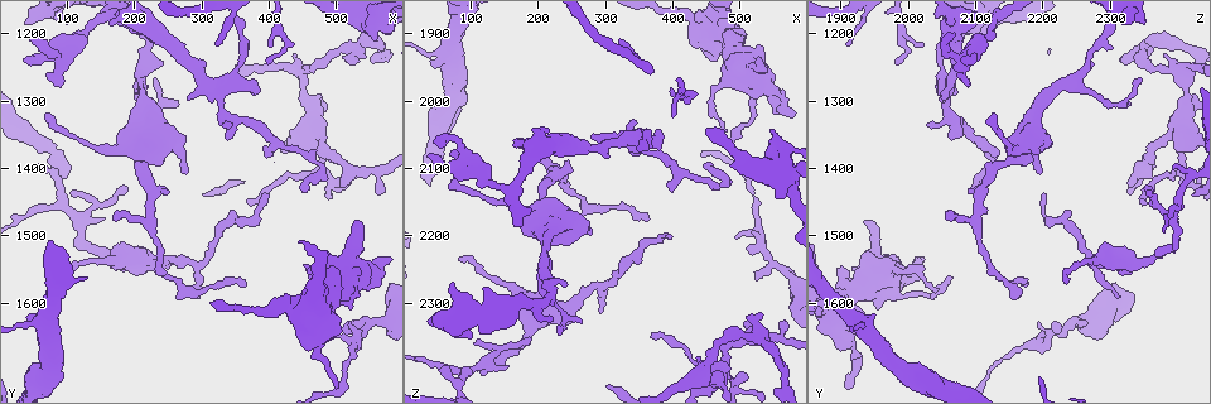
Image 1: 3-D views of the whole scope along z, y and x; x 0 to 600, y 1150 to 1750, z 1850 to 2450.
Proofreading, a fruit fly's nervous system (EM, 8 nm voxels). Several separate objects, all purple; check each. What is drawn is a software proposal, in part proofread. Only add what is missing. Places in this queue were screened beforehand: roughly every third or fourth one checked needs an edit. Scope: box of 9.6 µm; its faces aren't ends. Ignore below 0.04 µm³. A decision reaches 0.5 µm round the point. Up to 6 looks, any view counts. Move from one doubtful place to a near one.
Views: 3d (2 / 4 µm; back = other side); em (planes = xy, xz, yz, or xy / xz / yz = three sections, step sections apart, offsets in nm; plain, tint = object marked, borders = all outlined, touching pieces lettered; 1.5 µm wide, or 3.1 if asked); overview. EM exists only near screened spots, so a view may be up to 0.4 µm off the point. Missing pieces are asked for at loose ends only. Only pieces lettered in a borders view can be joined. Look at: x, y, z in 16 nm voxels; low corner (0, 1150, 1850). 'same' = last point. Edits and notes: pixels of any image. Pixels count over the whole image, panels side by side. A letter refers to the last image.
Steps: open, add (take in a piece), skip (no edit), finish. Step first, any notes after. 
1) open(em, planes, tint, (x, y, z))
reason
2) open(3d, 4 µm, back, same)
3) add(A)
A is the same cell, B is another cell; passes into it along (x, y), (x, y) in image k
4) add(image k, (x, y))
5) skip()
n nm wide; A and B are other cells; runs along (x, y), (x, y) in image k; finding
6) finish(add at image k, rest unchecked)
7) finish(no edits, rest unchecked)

open(em, planes, borders, (85, 1280, 2090))
thick end

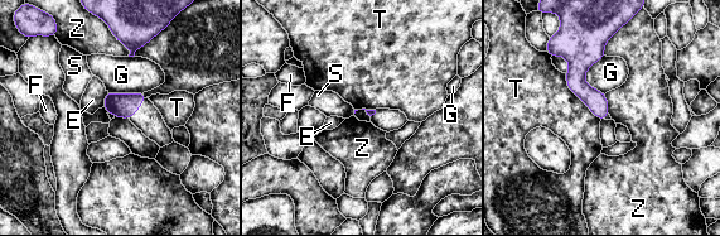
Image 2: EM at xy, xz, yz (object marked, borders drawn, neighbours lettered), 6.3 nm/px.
skip()
T touches over 380 nm; E, F, G, S, T and Z are other cells; runs along (593, 48), (579, 86), (602, 116) in image 2; none of them fits

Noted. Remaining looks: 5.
open(em, planes, borders, (85, 1565, 2235))
thin end

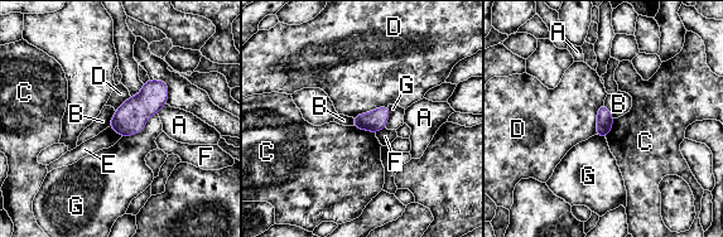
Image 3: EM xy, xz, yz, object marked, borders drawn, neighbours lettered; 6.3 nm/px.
skip()
A, B, C, D, E, F and G are other cells; border along (387, 105), (360, 112), (352, 117) in image 3; none of them fits

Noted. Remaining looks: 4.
open(em, planes, borders, (290, 1595, 2315))
an open end

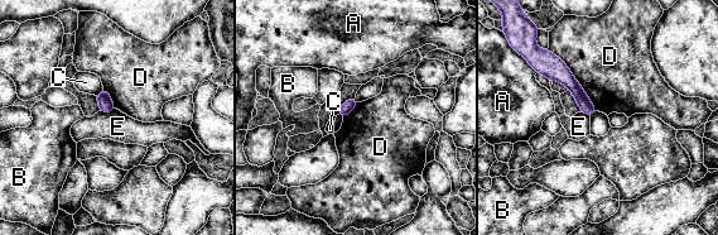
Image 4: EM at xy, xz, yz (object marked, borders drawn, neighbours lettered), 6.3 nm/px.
skip()
90 nm wide; A, B, C, D and E are other cells; runs along (552, 61), (577, 90), (591, 111) in image 4; none of them fits

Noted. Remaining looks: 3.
finish(no edits, rest unchecked)

